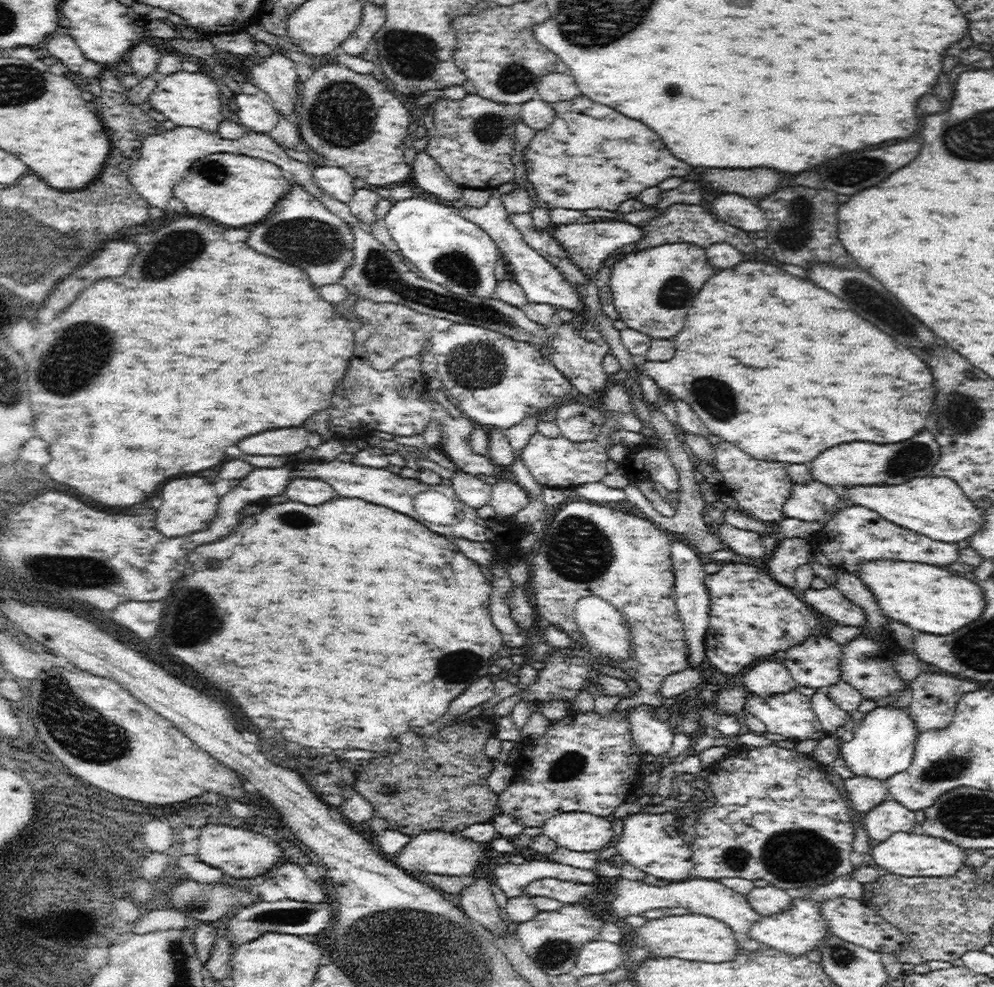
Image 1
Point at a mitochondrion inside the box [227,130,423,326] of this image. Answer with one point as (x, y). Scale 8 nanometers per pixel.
(310, 241)

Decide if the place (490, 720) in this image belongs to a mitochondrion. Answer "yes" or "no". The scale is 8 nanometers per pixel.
no

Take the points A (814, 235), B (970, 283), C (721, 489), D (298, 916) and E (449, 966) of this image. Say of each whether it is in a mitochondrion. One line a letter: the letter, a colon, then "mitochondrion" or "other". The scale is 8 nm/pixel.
A: mitochondrion
B: other
C: other
D: mitochondrion
E: mitochondrion

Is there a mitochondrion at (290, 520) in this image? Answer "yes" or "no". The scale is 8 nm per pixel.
yes

